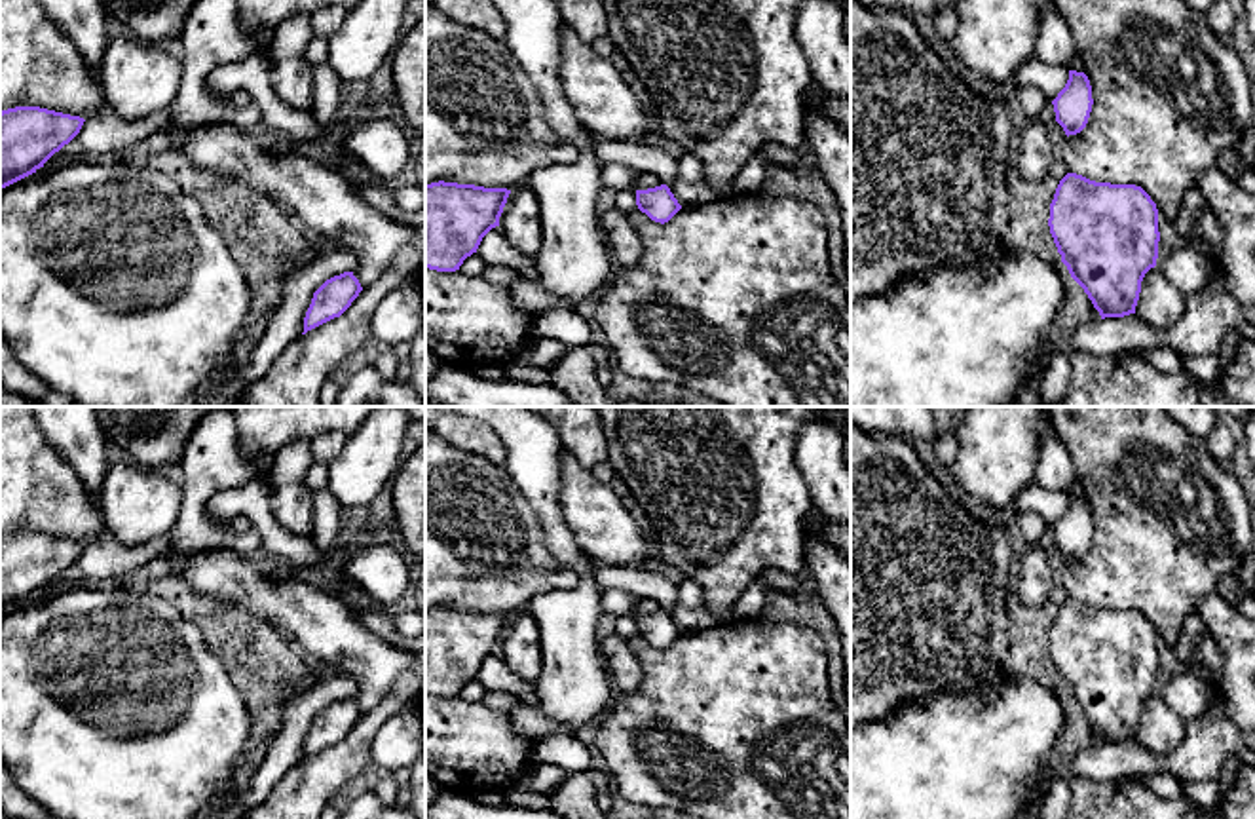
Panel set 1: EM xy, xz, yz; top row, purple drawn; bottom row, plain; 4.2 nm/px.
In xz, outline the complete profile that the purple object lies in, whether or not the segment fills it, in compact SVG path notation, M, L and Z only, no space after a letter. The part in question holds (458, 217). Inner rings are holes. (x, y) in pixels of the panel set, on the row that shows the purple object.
M458 182L425 184L425 268L456 272L496 226L511 190Z

